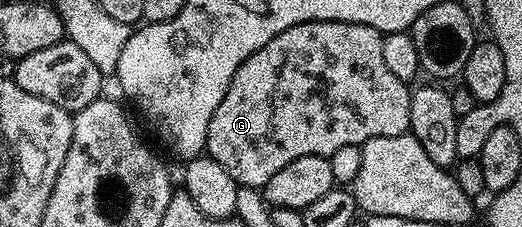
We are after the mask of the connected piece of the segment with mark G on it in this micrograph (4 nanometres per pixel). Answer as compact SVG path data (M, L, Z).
M314 20L289 26L289 30L265 42L261 50L249 54L249 58L237 66L237 74L233 74L233 82L229 82L225 98L221 98L221 106L217 106L213 118L209 118L206 155L221 162L242 187L262 190L273 174L278 174L296 158L329 158L333 150L341 150L341 146L362 146L373 138L408 135L412 89L408 81L396 78L385 66L381 51L383 37L384 33L373 26L357 22Z

